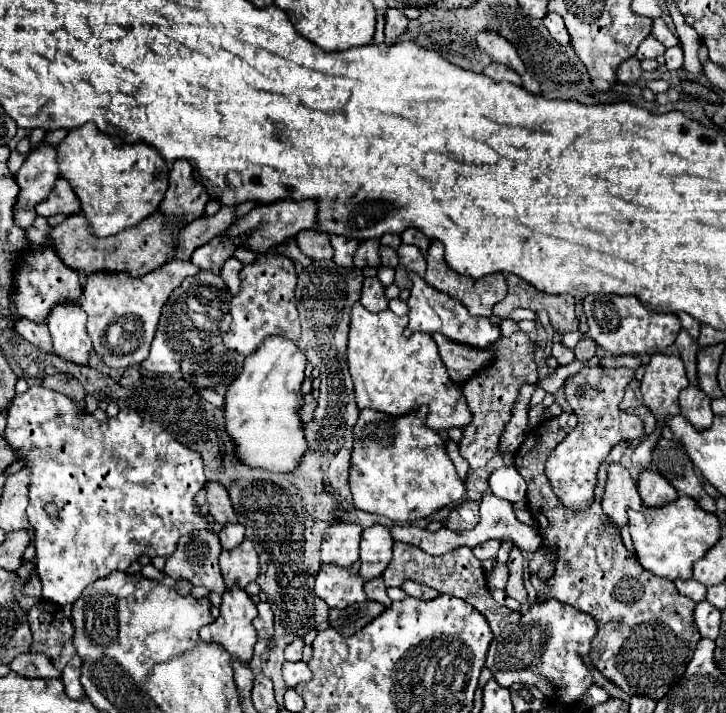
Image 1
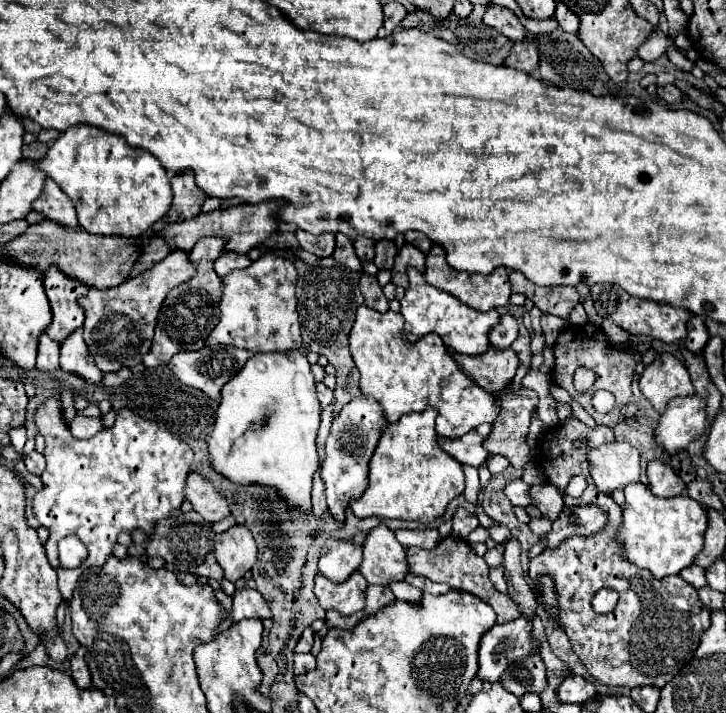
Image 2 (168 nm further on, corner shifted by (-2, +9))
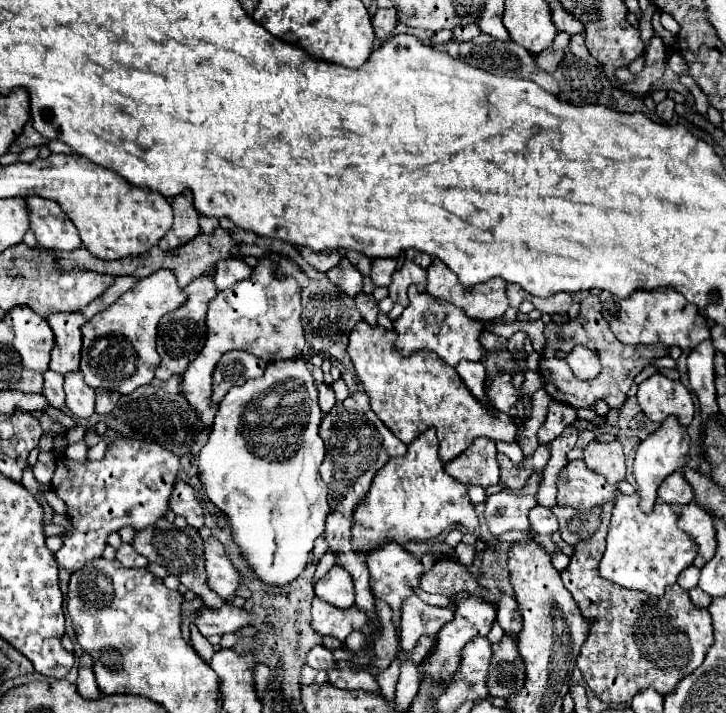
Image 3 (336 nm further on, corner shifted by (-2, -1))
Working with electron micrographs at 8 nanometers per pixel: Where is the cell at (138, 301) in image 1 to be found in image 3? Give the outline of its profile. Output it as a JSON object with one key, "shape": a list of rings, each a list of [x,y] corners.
{"shape":[[[156,271],[154,275],[140,279],[130,291],[126,291],[106,311],[94,315],[82,329],[82,363],[80,371],[84,381],[92,389],[116,391],[128,395],[134,389],[148,385],[154,379],[154,371],[160,365],[156,351],[156,329],[162,315],[174,311],[186,303],[186,293],[178,287],[172,271]]]}

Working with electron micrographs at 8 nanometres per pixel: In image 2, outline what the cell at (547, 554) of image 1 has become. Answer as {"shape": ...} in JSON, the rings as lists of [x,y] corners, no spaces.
{"shape":[[[578,507],[578,509],[564,509],[558,519],[552,523],[552,531],[542,537],[546,549],[554,549],[562,545],[572,535],[596,535],[606,525],[606,513],[596,507]]]}

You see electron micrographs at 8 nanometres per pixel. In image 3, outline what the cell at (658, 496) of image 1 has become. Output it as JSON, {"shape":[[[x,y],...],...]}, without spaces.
{"shape":[[[680,471],[670,475],[666,483],[662,483],[662,487],[658,489],[658,499],[668,505],[688,505],[692,497],[694,497],[694,491]]]}

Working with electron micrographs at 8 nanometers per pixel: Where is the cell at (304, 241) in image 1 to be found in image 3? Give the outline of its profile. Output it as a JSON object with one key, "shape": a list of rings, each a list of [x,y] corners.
{"shape":[[[304,247],[300,253],[316,271],[322,271],[322,273],[330,271],[332,267],[336,267],[340,263],[340,259],[342,259],[342,255],[338,251],[318,251],[316,253],[316,251]]]}

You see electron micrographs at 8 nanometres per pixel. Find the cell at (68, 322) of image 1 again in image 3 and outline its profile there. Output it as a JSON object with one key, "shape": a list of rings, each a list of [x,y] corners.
{"shape":[[[80,371],[64,377],[64,391],[66,391],[66,407],[74,417],[88,419],[94,415],[94,389],[86,387]]]}

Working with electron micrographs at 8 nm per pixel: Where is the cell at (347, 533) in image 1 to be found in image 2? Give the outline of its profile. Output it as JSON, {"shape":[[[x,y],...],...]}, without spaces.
{"shape":[[[326,539],[320,551],[320,563],[318,569],[330,579],[330,581],[346,581],[350,573],[354,573],[360,567],[362,561],[362,545],[350,541],[350,539]]]}

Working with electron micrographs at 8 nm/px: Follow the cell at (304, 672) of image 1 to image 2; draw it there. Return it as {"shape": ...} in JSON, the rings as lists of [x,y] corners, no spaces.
{"shape":[[[304,653],[304,655],[294,655],[294,675],[312,671],[316,667],[316,659],[312,653]]]}

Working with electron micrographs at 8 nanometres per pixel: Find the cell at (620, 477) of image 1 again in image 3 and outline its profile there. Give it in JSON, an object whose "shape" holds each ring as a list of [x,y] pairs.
{"shape":[[[588,443],[584,447],[584,463],[606,477],[612,485],[626,479],[626,463],[620,443]]]}

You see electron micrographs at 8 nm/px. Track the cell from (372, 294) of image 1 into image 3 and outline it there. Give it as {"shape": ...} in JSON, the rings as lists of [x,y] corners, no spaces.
{"shape":[[[358,293],[354,301],[356,301],[356,309],[360,311],[362,319],[374,327],[376,315],[378,315],[378,301],[372,295],[366,295],[366,293]]]}

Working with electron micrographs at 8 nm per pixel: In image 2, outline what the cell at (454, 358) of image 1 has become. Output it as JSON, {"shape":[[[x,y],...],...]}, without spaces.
{"shape":[[[490,347],[482,355],[452,353],[452,357],[458,363],[458,367],[472,381],[476,381],[478,387],[482,387],[488,393],[496,393],[498,389],[504,389],[512,381],[518,367],[518,357],[510,347],[508,349]]]}

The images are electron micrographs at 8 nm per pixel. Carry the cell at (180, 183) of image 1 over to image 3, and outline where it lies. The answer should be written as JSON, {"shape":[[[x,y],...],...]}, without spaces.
{"shape":[[[184,191],[182,195],[178,195],[178,197],[172,201],[172,209],[174,209],[172,233],[178,237],[180,245],[184,245],[184,243],[192,241],[192,239],[200,233],[198,211],[194,211],[190,191]]]}

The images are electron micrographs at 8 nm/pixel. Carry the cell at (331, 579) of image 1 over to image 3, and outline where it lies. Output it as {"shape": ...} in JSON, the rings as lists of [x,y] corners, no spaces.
{"shape":[[[314,599],[310,625],[322,637],[330,635],[336,637],[340,643],[344,643],[352,631],[360,631],[364,627],[364,619],[362,611],[358,611],[356,607],[352,607],[350,611],[342,611],[338,607],[330,607],[330,603],[322,599],[320,601]]]}

